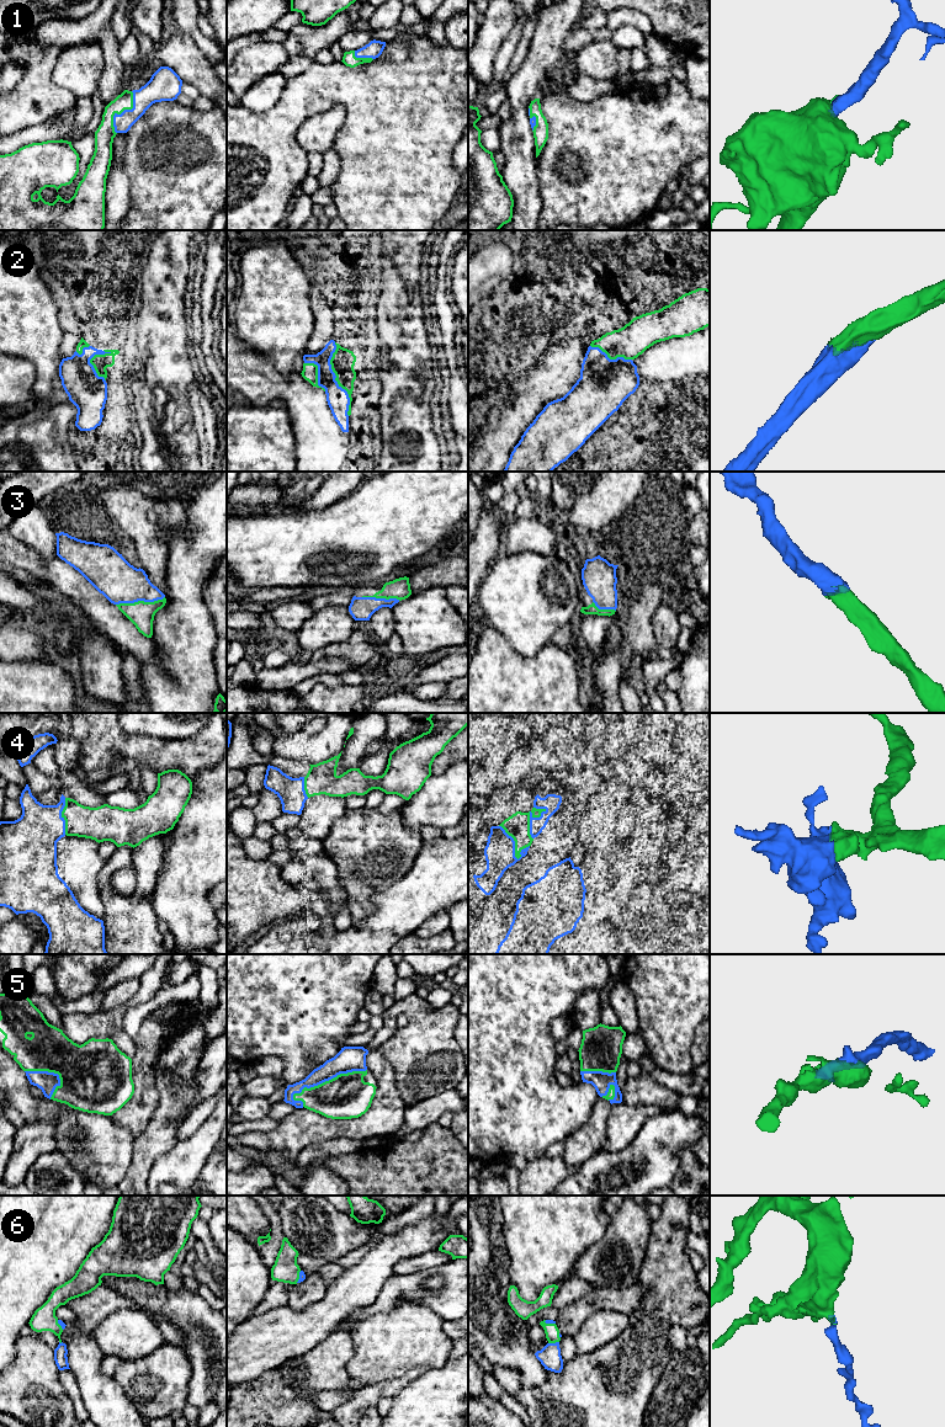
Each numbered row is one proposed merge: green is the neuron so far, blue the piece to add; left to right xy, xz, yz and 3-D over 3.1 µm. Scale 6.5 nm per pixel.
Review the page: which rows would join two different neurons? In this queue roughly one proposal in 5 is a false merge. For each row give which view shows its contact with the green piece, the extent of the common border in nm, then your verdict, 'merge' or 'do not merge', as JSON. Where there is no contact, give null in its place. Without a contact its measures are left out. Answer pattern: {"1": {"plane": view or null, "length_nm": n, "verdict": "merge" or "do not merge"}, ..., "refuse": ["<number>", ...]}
{"1": {"plane": "xy", "length_nm": 300, "verdict": "merge"}, "2": {"plane": "xz", "length_nm": 480, "verdict": "merge"}, "3": {"plane": "xy", "length_nm": 320, "verdict": "merge"}, "4": {"plane": "yz", "length_nm": 220, "verdict": "merge"}, "5": {"plane": "xz", "length_nm": 500, "verdict": "merge"}, "6": {"plane": "yz", "length_nm": 70, "verdict": "merge"}, "refuse": []}

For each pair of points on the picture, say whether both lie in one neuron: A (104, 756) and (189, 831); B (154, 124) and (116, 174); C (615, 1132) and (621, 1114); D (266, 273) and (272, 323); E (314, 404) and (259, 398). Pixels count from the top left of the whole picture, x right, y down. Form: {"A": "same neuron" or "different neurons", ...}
{"A": "different neurons", "B": "different neurons", "C": "same neuron", "D": "same neuron", "E": "same neuron"}

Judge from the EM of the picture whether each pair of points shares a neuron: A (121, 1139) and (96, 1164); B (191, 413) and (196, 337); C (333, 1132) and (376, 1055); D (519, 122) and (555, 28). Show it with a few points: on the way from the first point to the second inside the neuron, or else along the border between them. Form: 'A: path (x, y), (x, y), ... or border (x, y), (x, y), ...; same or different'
A: path (115, 1145), (102, 1157); same
B: border (186, 347), (196, 383); different
C: path (357, 1128), (383, 1105), (383, 1080); same
D: path (519, 99), (521, 89), (546, 52); same

